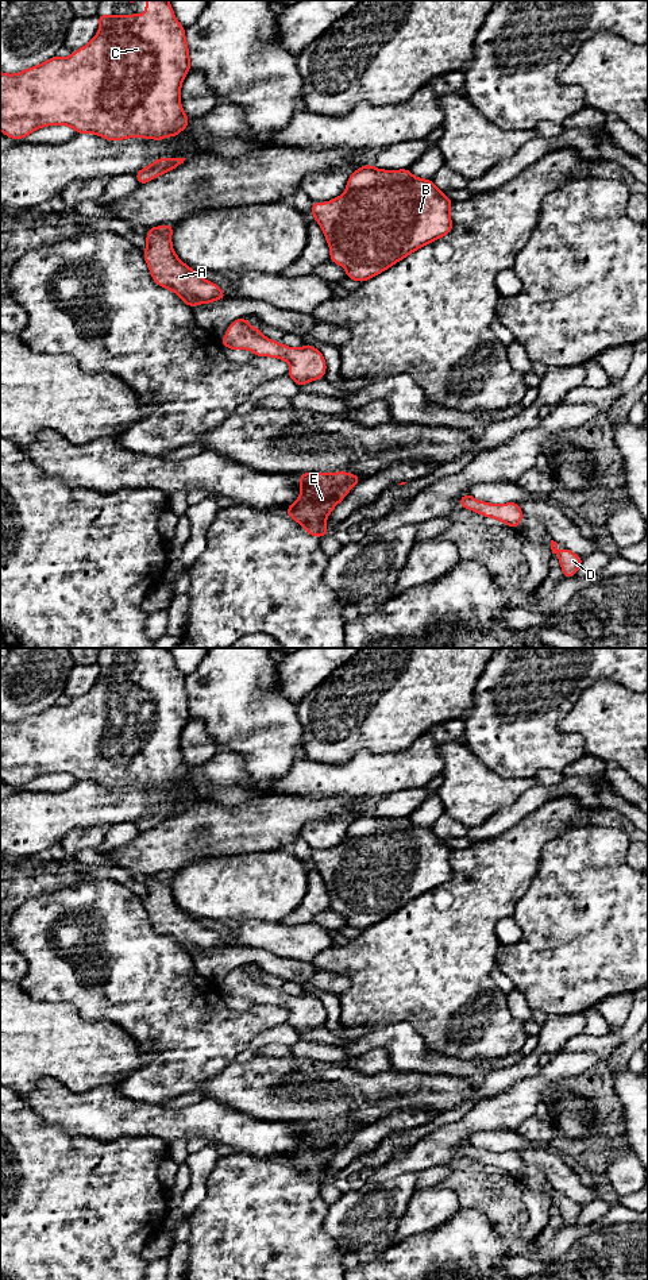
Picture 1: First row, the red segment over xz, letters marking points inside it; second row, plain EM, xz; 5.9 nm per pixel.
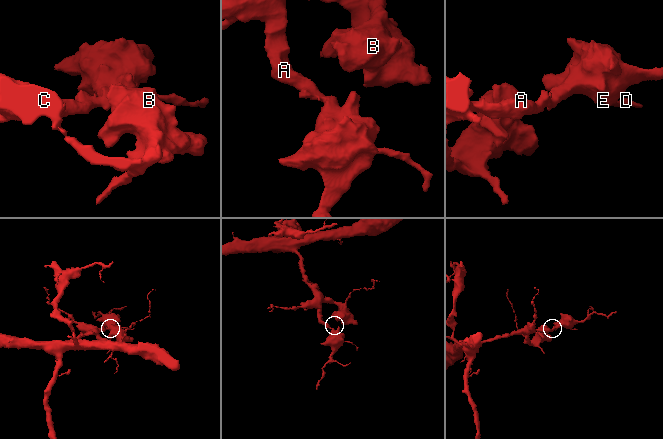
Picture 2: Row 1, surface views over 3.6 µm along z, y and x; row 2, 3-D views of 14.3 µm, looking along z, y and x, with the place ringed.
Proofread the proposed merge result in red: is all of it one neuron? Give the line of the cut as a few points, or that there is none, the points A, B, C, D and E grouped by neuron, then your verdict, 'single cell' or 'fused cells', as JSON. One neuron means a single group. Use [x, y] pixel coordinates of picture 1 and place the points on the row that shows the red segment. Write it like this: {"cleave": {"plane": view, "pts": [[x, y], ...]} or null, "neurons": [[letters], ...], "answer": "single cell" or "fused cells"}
{"cleave": null, "neurons": [["A", "B", "C", "D", "E"]], "answer": "single cell"}

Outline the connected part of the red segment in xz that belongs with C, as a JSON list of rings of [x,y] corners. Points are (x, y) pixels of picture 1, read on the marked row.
[[[146,0],[144,15],[96,15],[100,20],[100,28],[94,38],[84,47],[73,51],[68,58],[53,57],[45,63],[24,69],[18,74],[5,74],[0,72],[0,130],[11,139],[23,139],[36,128],[45,126],[70,126],[77,134],[97,134],[107,140],[122,140],[127,138],[146,138],[162,140],[166,136],[177,136],[185,130],[190,122],[186,117],[180,95],[181,84],[190,70],[190,58],[188,43],[185,39],[185,27],[182,27],[176,16],[169,0]]]

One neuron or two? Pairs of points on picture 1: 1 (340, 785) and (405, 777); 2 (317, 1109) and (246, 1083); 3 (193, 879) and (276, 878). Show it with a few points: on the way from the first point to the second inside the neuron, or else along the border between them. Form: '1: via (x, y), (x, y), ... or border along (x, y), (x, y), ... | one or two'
1: via (357, 779), (362, 777), (389, 777) | one
2: via (300, 1094), (296, 1090), (270, 1090), (263, 1087) | one
3: via (213, 879), (255, 879) | one

